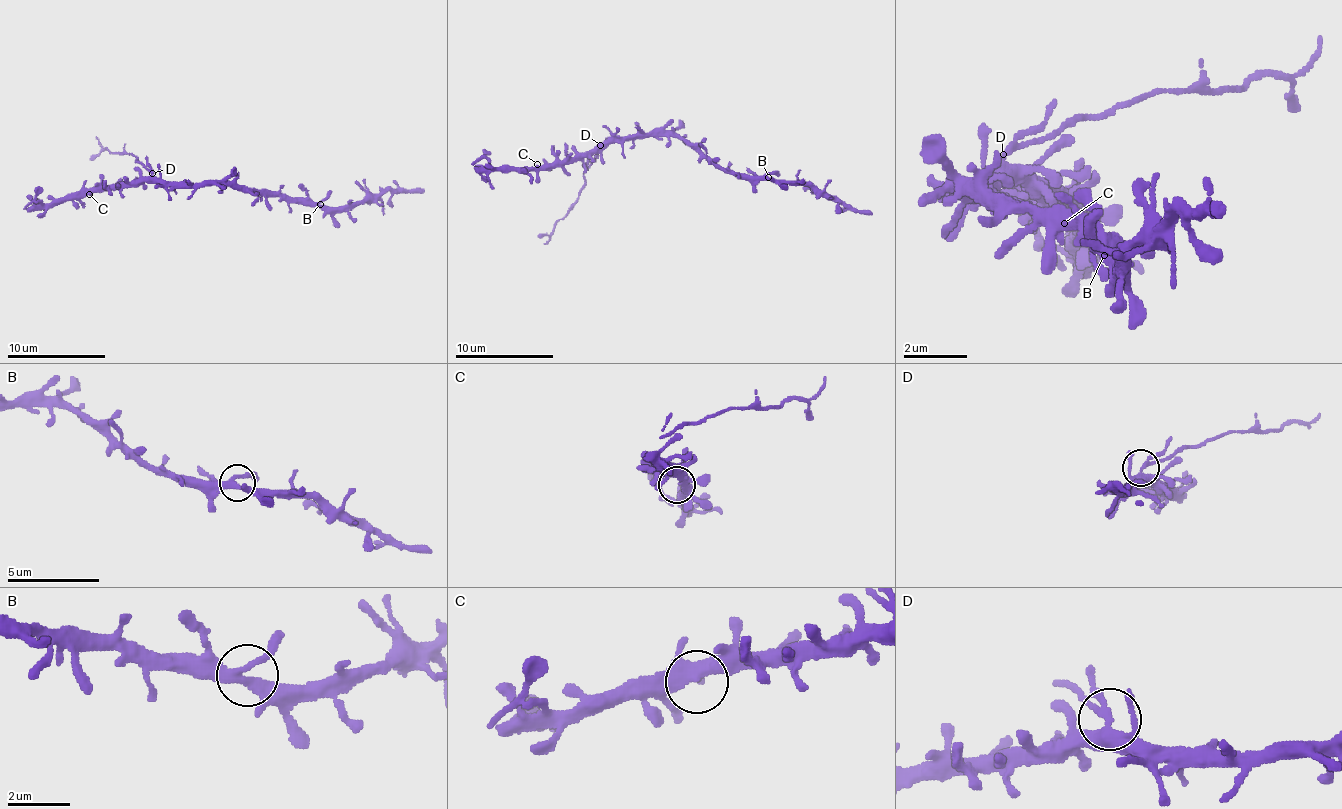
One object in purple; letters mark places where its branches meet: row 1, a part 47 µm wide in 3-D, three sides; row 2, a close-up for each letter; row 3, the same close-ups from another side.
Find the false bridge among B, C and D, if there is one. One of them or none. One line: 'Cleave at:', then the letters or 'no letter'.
Cleave at: D

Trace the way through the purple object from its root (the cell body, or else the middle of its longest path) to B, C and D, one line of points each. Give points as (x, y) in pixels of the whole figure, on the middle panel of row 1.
B: (675, 137), (684, 137), (697, 145), (716, 164), (726, 169), (751, 177), (768, 177)
C: (675, 137), (608, 137), (586, 152), (576, 152), (572, 157), (540, 167), (537, 164)
D: (675, 137), (628, 135), (608, 137), (601, 145)

